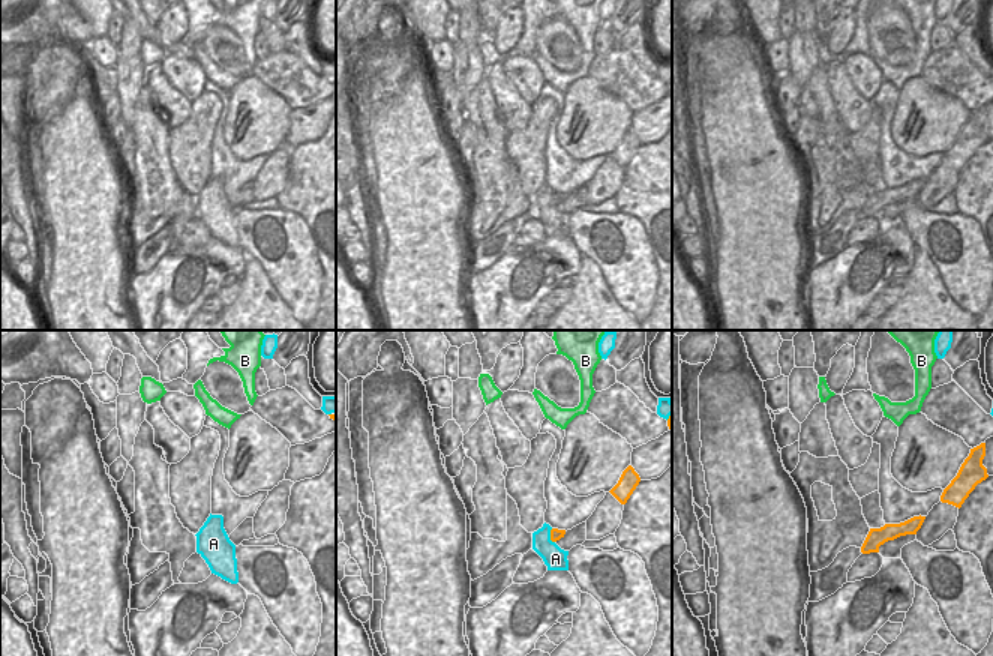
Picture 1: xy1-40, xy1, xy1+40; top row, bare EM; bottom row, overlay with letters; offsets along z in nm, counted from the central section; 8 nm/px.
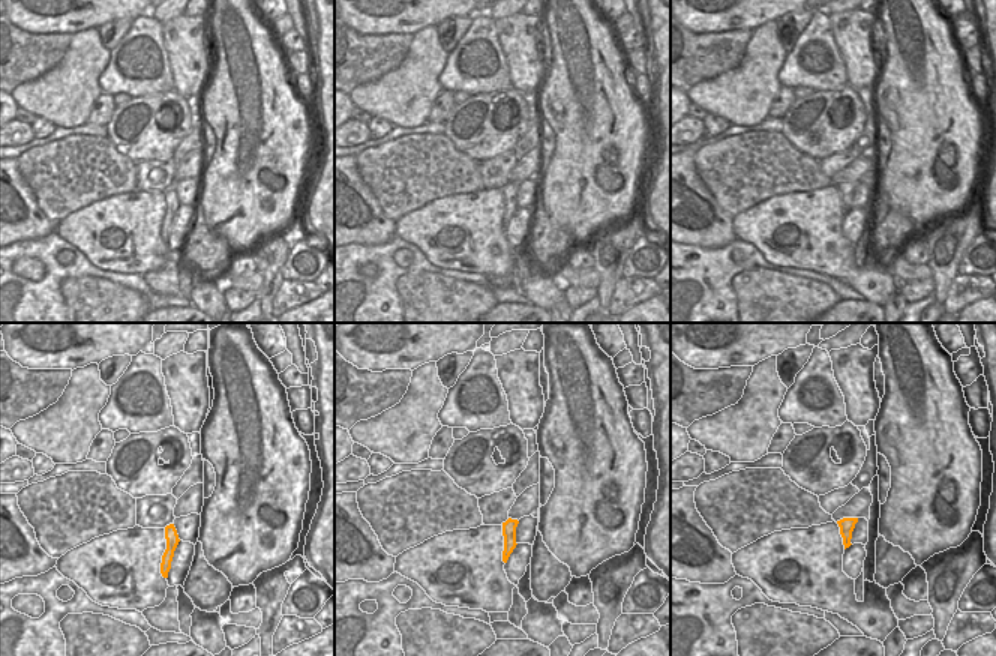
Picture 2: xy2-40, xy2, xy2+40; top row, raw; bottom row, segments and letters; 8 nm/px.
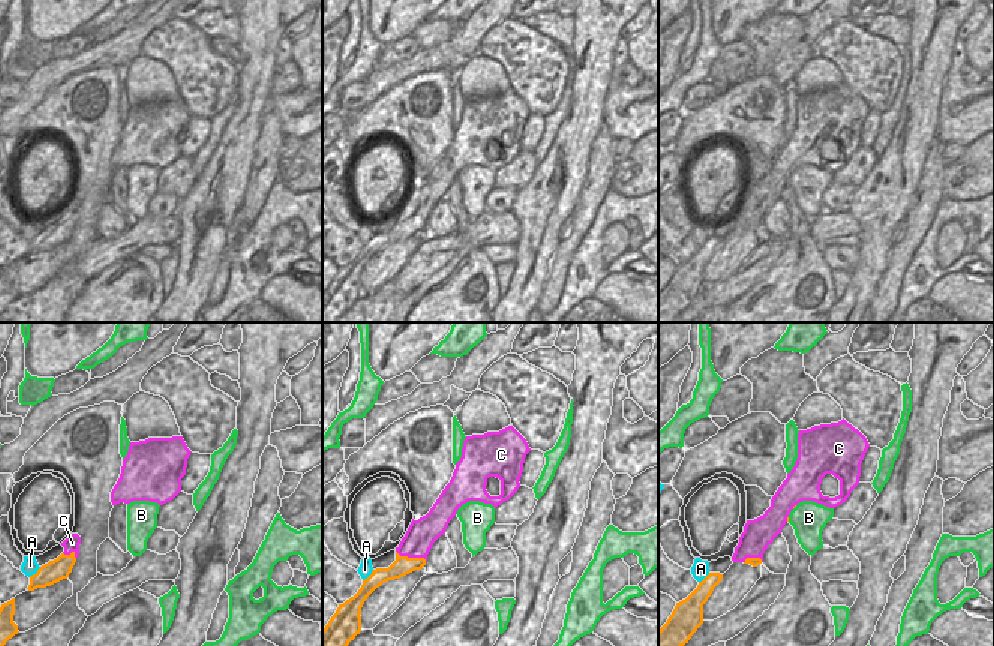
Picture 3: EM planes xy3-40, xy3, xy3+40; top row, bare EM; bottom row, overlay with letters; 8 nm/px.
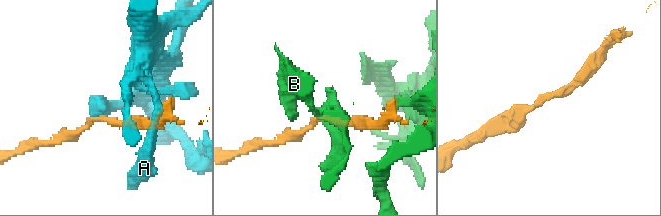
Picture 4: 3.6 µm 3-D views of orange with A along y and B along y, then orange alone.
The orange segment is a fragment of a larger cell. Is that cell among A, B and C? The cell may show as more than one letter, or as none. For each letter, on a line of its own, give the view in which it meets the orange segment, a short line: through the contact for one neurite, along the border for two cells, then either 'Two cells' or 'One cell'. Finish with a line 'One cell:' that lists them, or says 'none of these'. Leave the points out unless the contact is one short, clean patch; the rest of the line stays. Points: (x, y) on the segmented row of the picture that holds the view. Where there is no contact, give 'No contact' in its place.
A: Touches orange in xy1. Two cells
B: Touches orange in xy3+40. Two cells
C: Touches orange in xy3. One cell
One cell: C

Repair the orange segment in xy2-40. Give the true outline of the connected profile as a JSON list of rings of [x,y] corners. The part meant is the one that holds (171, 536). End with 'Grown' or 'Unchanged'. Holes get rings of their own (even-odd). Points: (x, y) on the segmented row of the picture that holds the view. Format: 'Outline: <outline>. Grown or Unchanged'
Outline: [[[170,524],[170,525],[165,527],[165,539],[166,539],[166,549],[162,555],[160,573],[162,573],[164,578],[168,578],[168,572],[171,569],[174,551],[176,551],[178,542],[180,542],[174,524]]]. Unchanged

